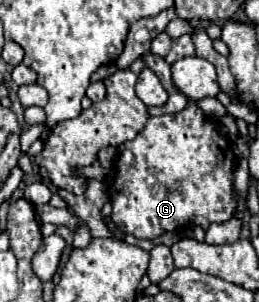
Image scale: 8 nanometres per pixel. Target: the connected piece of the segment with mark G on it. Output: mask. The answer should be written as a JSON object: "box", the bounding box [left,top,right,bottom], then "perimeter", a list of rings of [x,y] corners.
{"box":[109,100,237,240],"perimeter":[[[189,100],[185,110],[175,114],[151,116],[135,140],[123,142],[119,146],[119,164],[115,164],[113,182],[109,186],[109,200],[113,206],[113,222],[127,234],[135,238],[153,240],[165,232],[175,232],[181,228],[201,226],[209,230],[211,224],[223,224],[233,216],[237,208],[237,194],[233,190],[233,166],[237,162],[235,144],[229,144],[221,136],[217,122],[207,118],[205,112]]]}

